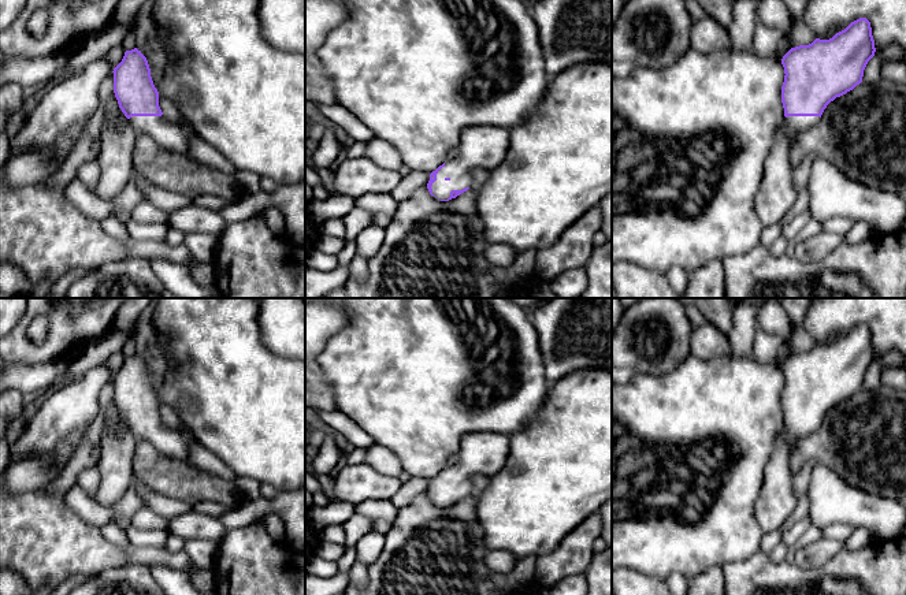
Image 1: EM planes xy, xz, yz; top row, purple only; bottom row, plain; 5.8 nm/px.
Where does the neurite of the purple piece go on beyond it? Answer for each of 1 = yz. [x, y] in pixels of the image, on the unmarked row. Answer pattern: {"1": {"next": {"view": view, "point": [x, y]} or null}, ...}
{"1": {"next": {"view": "yz", "point": [798, 430]}}}

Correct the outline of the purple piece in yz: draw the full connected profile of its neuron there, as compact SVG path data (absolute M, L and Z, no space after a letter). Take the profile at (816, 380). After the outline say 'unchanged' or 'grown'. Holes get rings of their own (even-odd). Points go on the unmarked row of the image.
M859 324L829 346L816 345L809 352L791 354L781 365L784 388L781 409L788 436L805 438L817 431L827 412L862 388L864 376L875 362L870 328Z; grown

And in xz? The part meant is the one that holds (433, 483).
M472 432L463 436L458 461L446 466L430 480L427 495L441 507L456 505L475 492L471 477L498 473L509 453L510 435L501 432Z; grown

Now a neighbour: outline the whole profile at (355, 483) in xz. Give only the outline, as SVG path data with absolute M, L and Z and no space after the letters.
M365 462L346 465L335 475L331 502L357 505L368 499L391 499L402 484L398 477L379 473Z

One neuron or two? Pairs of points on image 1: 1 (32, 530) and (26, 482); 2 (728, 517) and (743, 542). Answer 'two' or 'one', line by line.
1: two
2: one

